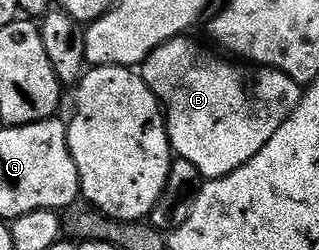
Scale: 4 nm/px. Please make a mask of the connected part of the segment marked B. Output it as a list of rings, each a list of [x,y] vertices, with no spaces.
[[[189,38],[169,40],[150,54],[139,72],[145,85],[153,91],[165,113],[165,127],[169,130],[170,145],[178,157],[194,164],[205,178],[229,176],[237,168],[243,167],[267,142],[279,126],[293,113],[303,95],[302,85],[295,83],[290,76],[276,72],[274,68],[241,66],[236,68],[228,59],[216,60],[208,56]]]

